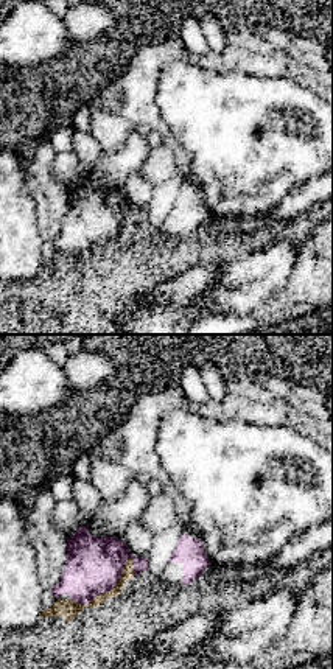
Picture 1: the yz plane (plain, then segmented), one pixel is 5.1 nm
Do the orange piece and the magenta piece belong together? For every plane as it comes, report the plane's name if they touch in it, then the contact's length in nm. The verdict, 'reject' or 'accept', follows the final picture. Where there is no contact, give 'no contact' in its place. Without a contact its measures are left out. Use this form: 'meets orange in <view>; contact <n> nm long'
meets orange in yz; contact 400 nm long

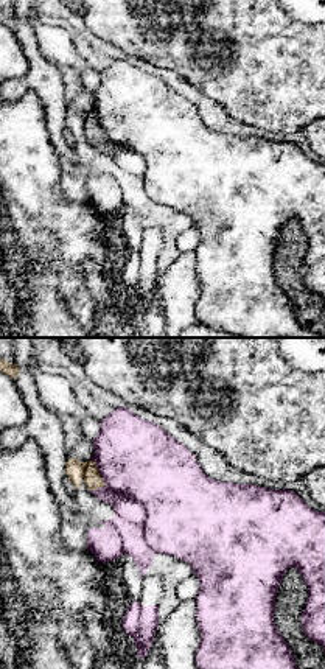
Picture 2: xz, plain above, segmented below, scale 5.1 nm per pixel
meets orange in xz; contact 170 nm long

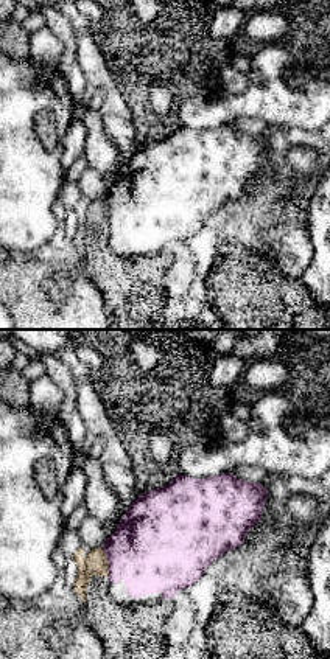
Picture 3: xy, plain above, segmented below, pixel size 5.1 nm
meets orange in xy; contact 160 nm long

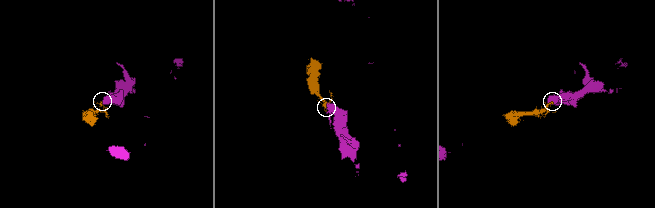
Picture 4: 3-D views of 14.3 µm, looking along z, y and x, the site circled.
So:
reject

